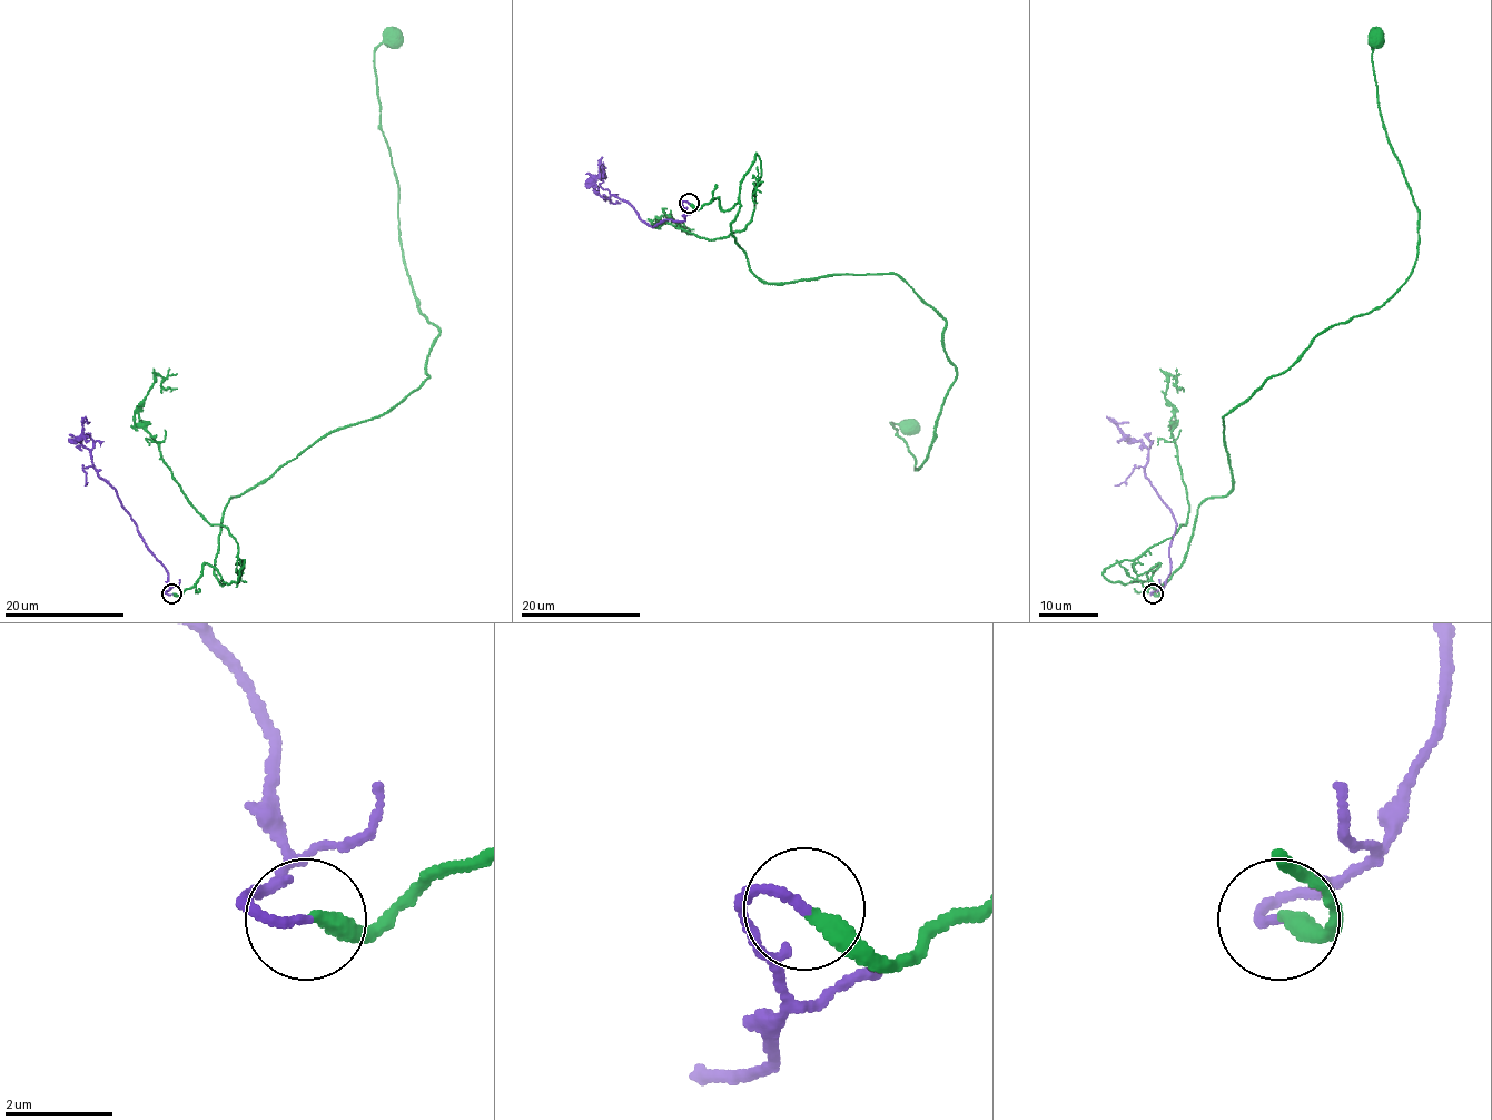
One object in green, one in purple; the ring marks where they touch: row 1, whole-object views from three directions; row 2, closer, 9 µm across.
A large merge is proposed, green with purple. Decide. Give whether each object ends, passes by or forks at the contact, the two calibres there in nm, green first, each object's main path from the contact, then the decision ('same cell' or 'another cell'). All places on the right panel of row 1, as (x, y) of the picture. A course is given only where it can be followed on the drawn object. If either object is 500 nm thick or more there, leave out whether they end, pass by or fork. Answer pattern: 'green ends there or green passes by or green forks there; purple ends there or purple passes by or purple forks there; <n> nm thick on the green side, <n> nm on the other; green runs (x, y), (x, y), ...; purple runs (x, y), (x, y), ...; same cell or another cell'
green ends there; purple ends there; 320 nm thick on the green side, 150 nm on the other; green runs (1152, 595), (1229, 491), (1224, 418), (1418, 256), (1375, 35); purple runs (1152, 595), (1163, 587), (1169, 570), (1176, 520), (1145, 473), (1147, 449), (1129, 440), (1115, 422), (1128, 422); same cell

